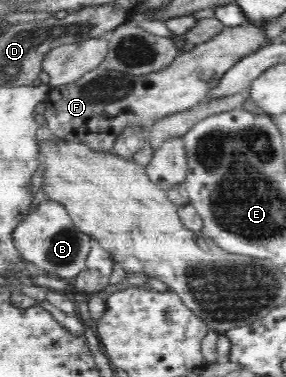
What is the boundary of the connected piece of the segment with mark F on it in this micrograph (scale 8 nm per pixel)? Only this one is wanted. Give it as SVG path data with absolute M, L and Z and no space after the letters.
M247 22L242 26L225 27L212 40L195 45L192 50L183 54L180 52L168 68L158 72L134 76L134 74L125 71L110 70L104 65L98 66L70 84L50 88L47 97L43 100L45 104L45 113L43 115L47 120L46 126L54 136L62 138L63 141L70 142L71 139L77 139L78 142L84 142L86 146L92 147L94 151L111 152L116 138L128 126L129 128L149 130L160 118L182 110L188 110L196 104L204 102L208 91L218 84L219 78L227 70L230 70L234 64L245 56L256 52L268 43L270 42L267 42L263 28L259 24Z

